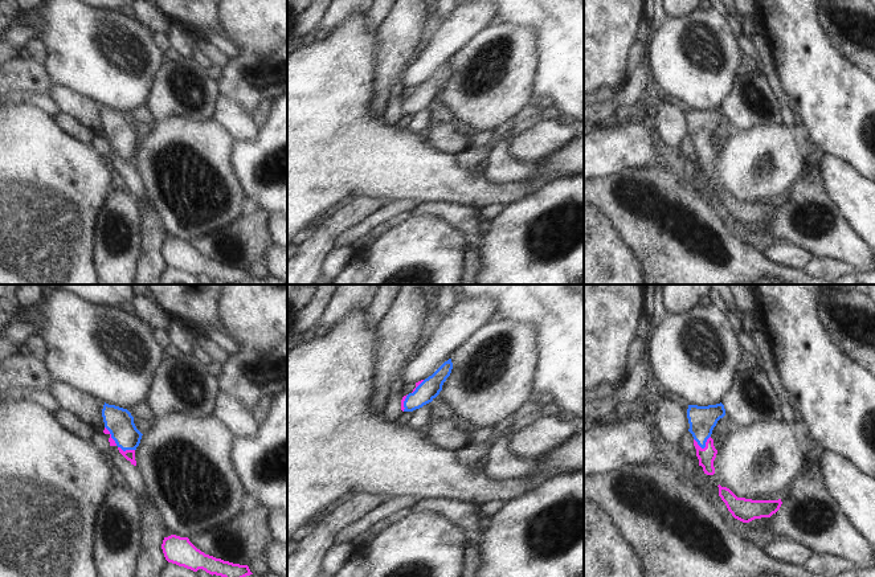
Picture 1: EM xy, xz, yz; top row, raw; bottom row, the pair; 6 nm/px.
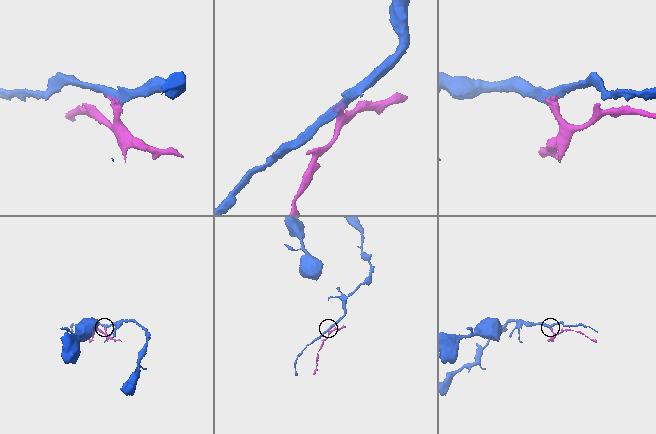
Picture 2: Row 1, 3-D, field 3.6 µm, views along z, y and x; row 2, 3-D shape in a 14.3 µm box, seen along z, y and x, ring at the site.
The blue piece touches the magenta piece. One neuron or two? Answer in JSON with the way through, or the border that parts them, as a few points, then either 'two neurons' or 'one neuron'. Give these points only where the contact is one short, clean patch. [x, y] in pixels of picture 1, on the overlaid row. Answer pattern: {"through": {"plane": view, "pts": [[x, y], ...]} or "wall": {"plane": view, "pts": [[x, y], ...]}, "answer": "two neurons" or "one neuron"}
{"through": {"plane": "yz", "pts": [[702, 420], [704, 446], [706, 455]]}, "answer": "one neuron"}

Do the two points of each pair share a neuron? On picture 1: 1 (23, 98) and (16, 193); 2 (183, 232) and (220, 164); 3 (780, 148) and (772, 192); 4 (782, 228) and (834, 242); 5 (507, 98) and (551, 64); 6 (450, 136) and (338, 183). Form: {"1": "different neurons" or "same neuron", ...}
{"1": "different neurons", "2": "same neuron", "3": "same neuron", "4": "same neuron", "5": "different neurons", "6": "different neurons"}

